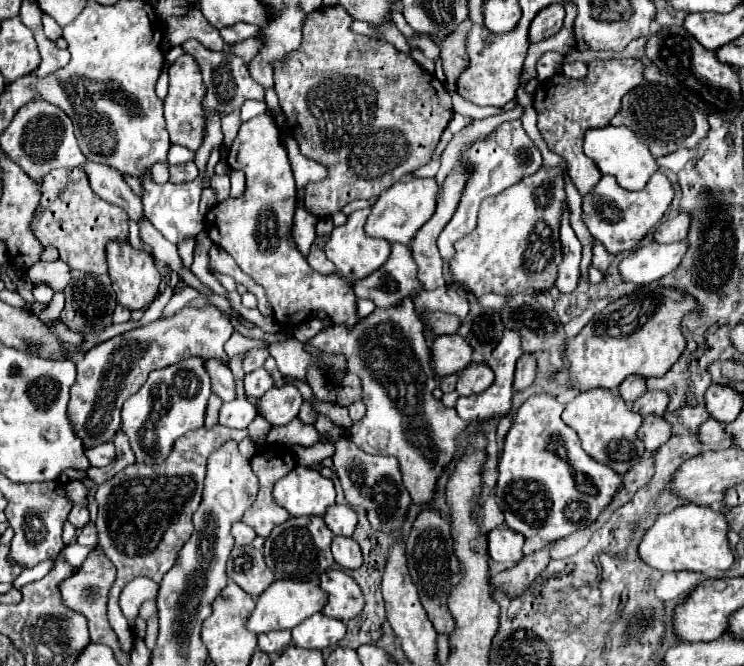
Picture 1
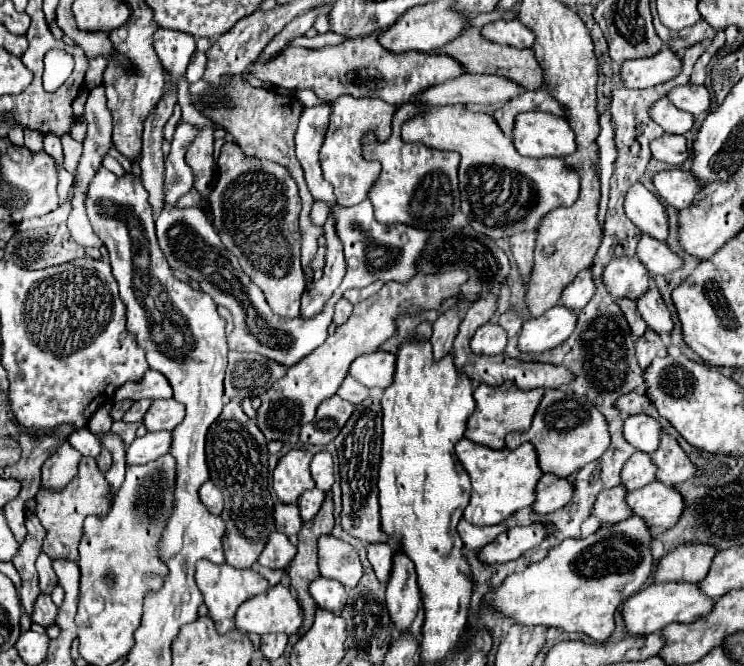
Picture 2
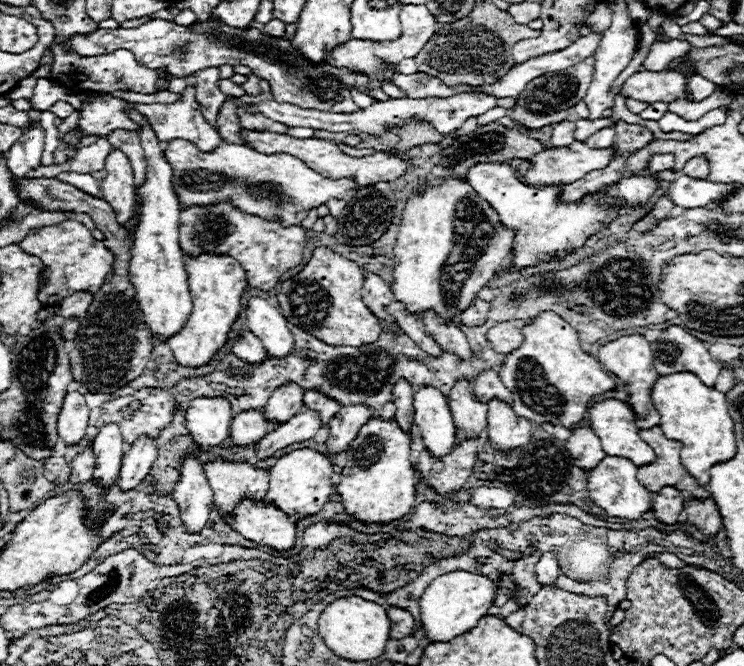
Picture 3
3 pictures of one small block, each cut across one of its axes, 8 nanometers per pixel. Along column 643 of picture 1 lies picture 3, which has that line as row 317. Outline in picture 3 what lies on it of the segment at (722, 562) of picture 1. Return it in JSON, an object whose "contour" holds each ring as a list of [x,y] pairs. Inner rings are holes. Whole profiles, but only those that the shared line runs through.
{"contour":[[[554,312],[536,318],[534,324],[522,328],[524,342],[506,356],[500,378],[514,394],[514,412],[536,424],[556,424],[574,428],[584,420],[588,404],[594,396],[616,388],[616,382],[600,368],[600,362],[580,348],[578,332]]]}

